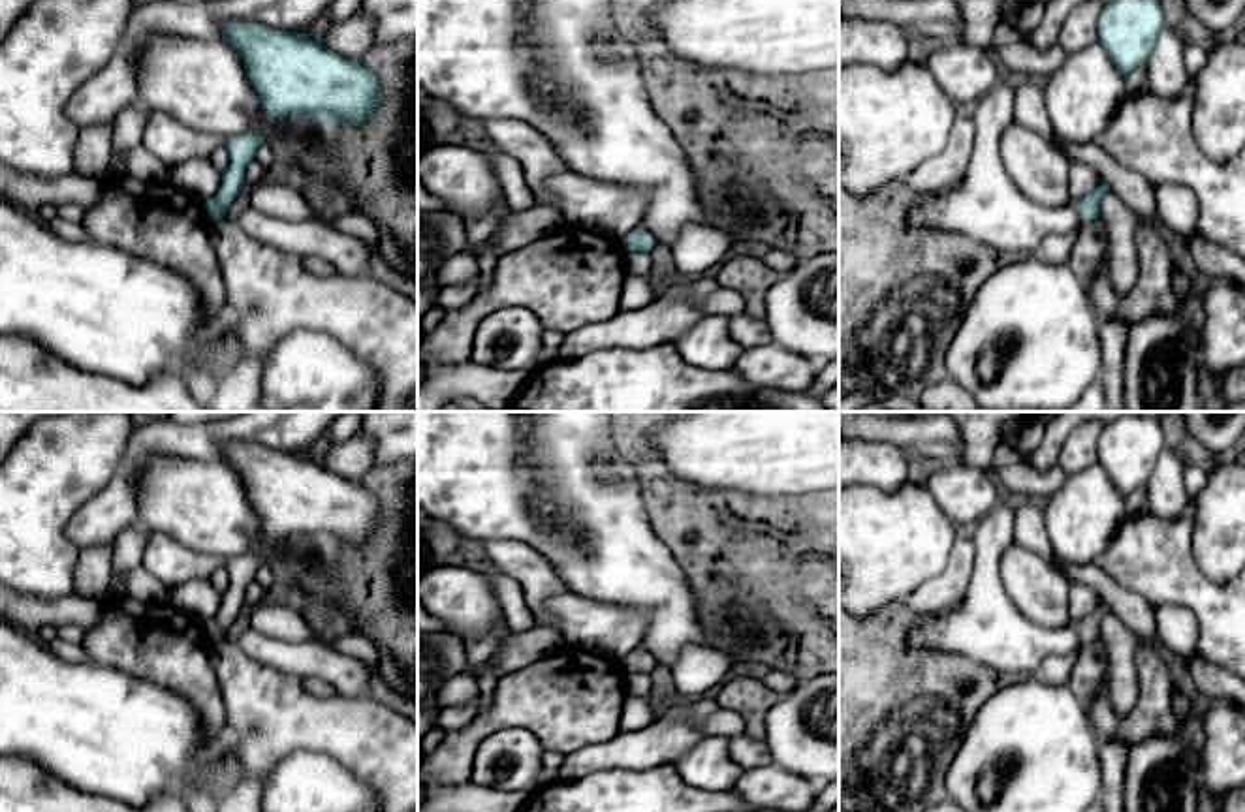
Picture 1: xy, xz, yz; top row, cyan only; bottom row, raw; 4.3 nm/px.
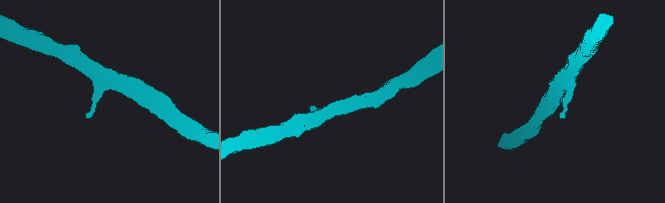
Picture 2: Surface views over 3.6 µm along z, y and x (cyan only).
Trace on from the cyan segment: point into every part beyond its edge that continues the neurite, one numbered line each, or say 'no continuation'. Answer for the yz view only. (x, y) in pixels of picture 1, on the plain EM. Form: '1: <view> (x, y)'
no continuation

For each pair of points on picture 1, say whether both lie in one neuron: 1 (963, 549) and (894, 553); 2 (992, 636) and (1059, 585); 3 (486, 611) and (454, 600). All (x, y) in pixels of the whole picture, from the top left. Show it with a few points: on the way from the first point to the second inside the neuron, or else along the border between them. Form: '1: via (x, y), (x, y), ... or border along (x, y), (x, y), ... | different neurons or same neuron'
1: border along (961, 529), (950, 561), (922, 583) | different neurons
2: border along (997, 574), (1008, 598), (1031, 621), (1063, 628) | different neurons
3: via (478, 611), (461, 600) | same neuron

